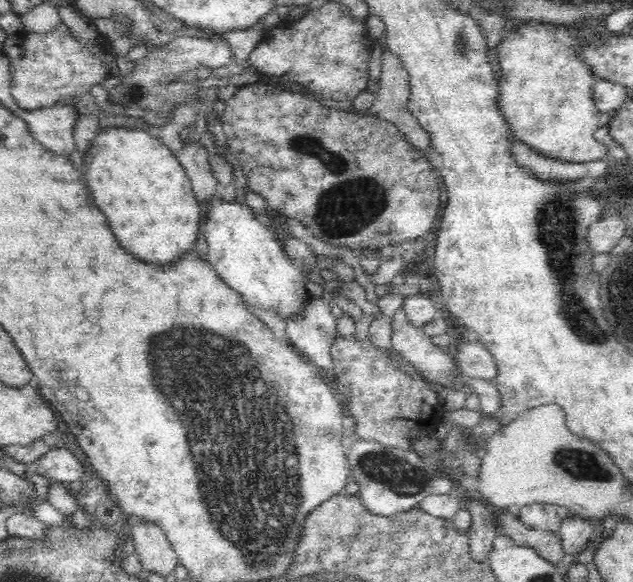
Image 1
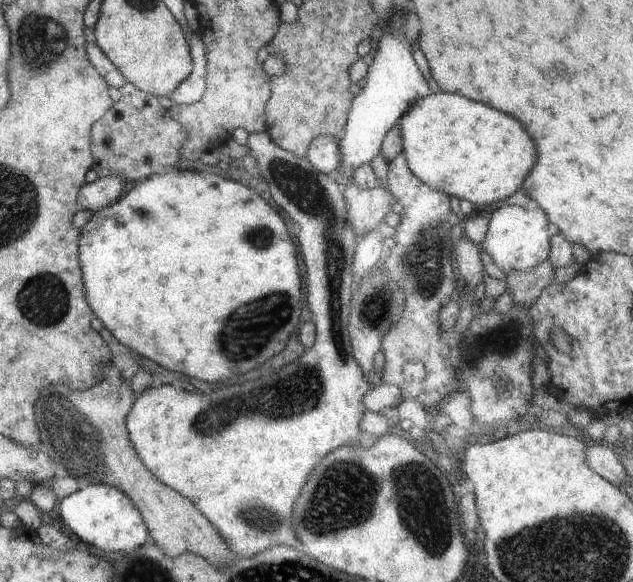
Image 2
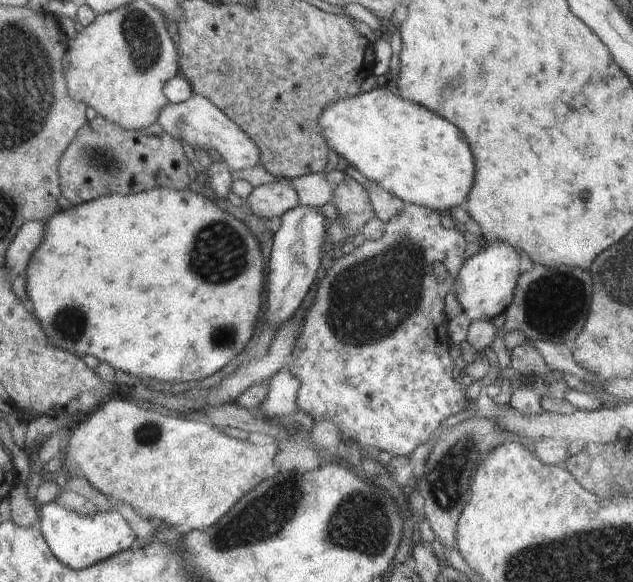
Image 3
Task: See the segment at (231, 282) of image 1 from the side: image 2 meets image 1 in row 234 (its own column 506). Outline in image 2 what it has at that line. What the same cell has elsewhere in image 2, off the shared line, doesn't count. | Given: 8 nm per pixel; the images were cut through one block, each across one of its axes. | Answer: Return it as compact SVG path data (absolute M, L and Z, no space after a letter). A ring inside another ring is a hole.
M518 205L503 206L492 213L479 249L487 252L496 266L506 274L510 271L528 272L549 258L551 238L548 224L547 214L538 207L528 210Z

